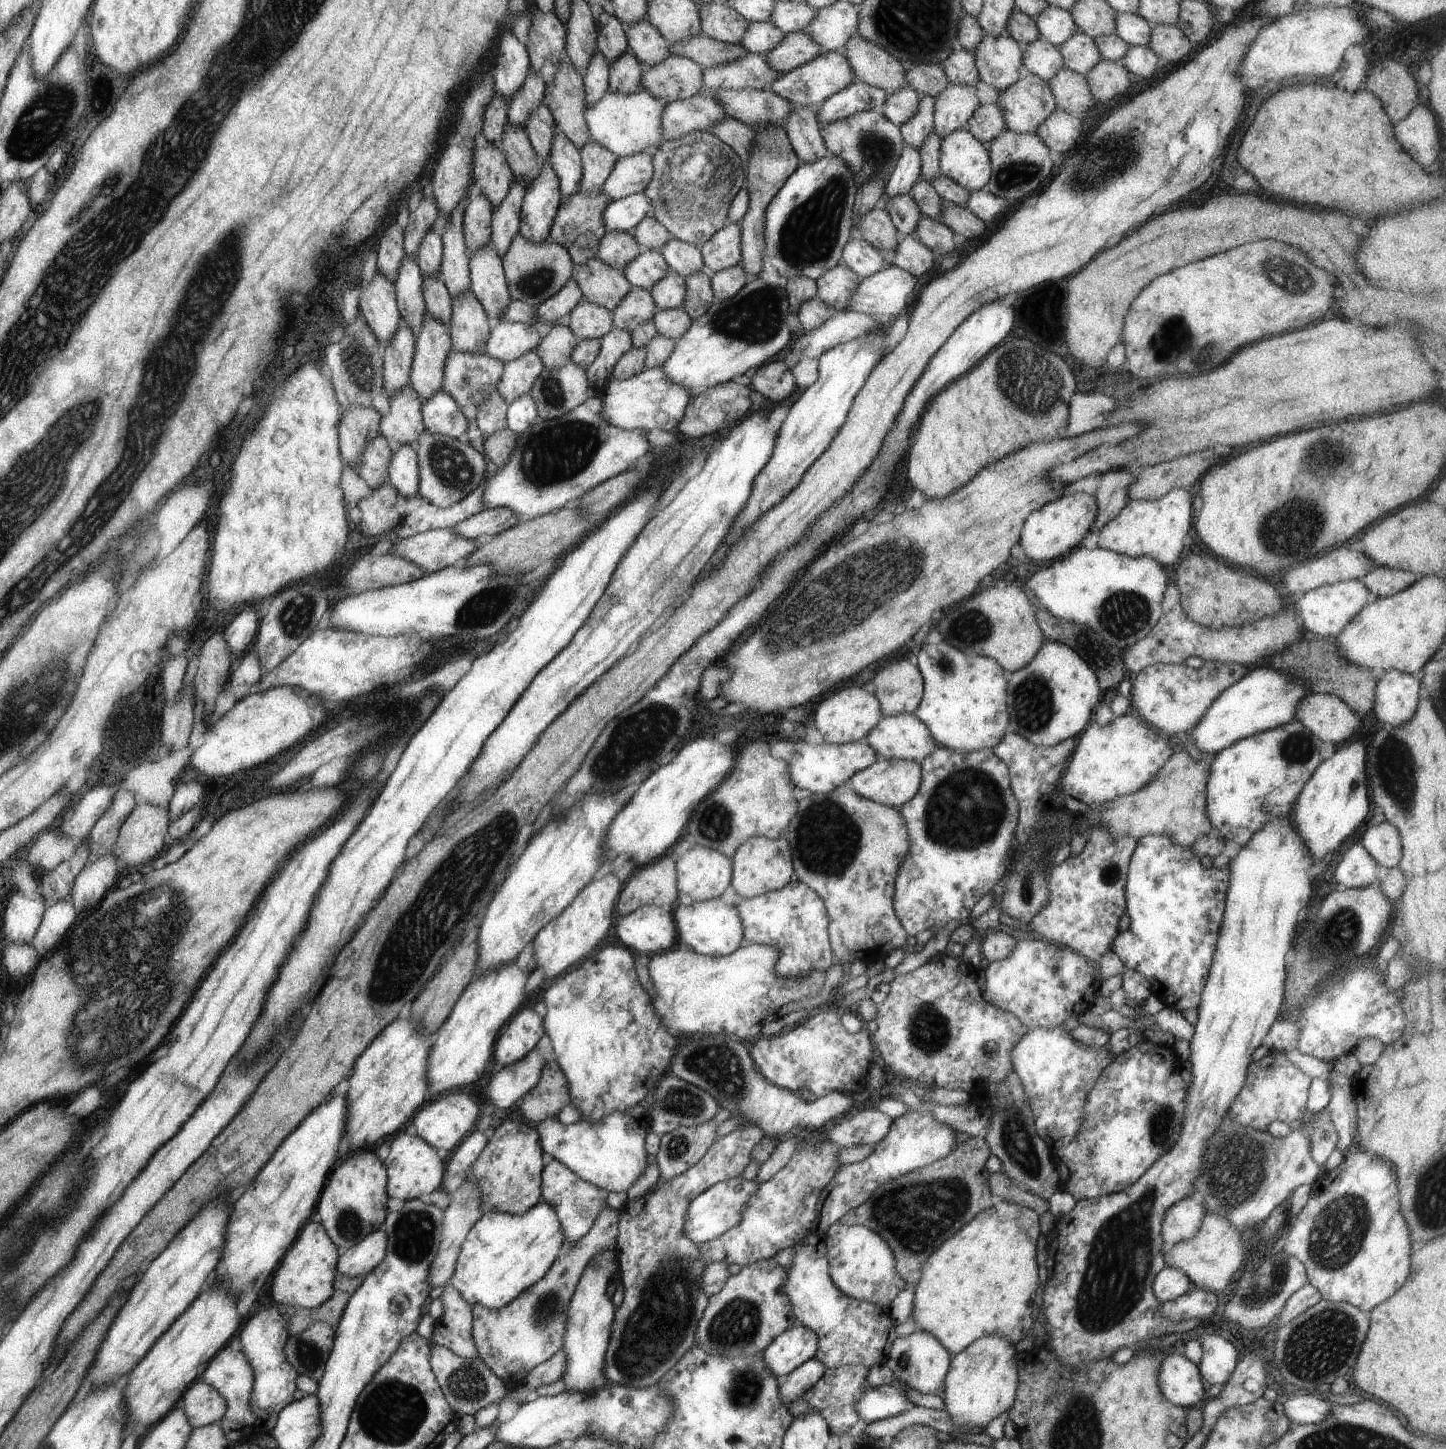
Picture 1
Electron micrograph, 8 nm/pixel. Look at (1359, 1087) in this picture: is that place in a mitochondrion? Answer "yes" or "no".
no

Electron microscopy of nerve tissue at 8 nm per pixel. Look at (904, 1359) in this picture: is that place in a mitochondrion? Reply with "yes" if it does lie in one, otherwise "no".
yes

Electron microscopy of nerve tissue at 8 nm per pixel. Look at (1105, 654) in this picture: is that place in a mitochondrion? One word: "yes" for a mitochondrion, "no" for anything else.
yes

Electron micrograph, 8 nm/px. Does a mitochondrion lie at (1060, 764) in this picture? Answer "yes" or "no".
no

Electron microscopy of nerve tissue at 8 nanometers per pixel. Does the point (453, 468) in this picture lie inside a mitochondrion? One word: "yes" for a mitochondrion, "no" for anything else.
yes

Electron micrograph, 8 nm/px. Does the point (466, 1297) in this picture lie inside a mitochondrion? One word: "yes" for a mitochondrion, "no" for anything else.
no

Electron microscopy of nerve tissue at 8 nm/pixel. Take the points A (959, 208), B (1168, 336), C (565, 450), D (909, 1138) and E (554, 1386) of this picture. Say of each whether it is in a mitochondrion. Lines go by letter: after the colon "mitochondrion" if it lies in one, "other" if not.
A: other
B: mitochondrion
C: mitochondrion
D: other
E: other

